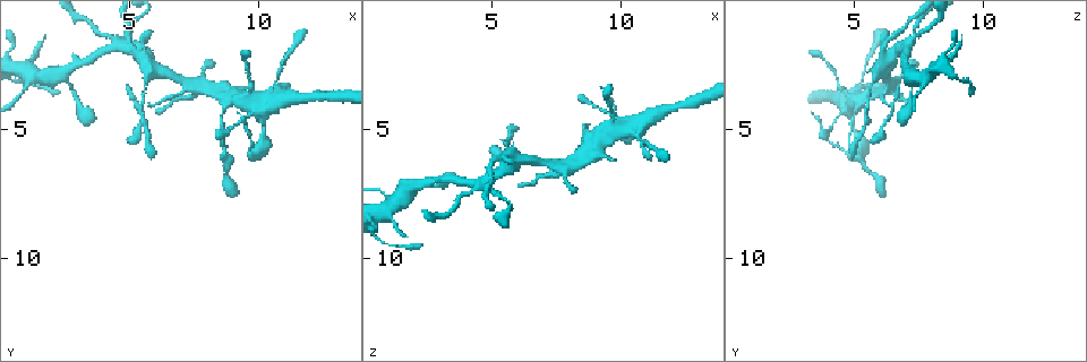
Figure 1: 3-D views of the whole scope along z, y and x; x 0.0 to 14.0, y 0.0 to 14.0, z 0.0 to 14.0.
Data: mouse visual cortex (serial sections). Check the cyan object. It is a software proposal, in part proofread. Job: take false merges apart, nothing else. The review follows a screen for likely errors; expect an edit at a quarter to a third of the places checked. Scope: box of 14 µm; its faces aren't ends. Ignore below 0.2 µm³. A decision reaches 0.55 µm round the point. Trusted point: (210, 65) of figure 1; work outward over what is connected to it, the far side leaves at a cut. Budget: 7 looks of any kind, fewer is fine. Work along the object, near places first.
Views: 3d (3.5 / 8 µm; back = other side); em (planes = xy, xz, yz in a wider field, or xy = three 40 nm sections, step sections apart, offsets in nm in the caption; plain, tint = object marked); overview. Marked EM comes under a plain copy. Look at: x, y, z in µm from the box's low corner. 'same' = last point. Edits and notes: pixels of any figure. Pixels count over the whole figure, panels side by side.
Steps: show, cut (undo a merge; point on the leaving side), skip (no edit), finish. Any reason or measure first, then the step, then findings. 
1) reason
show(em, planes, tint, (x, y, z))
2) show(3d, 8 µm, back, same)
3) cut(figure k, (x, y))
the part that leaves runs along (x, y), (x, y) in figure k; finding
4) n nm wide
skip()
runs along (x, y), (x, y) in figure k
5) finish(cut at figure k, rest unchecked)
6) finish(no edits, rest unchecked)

a narrow waist
show(3d, 3.5 µm, (8.7, 4.4, 5.0))

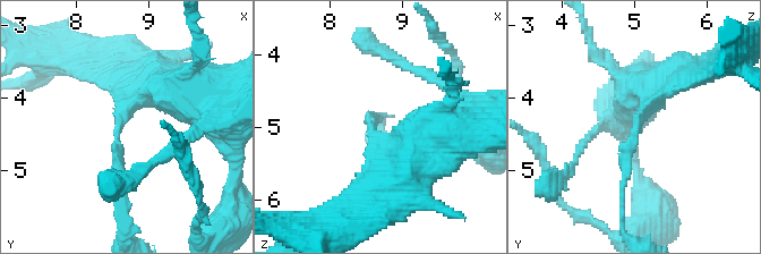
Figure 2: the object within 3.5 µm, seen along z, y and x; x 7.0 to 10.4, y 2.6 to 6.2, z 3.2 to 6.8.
arms of 150, 350 nm
show(em, xy, step 1, tint, (8.55, 4.40, 5.05))

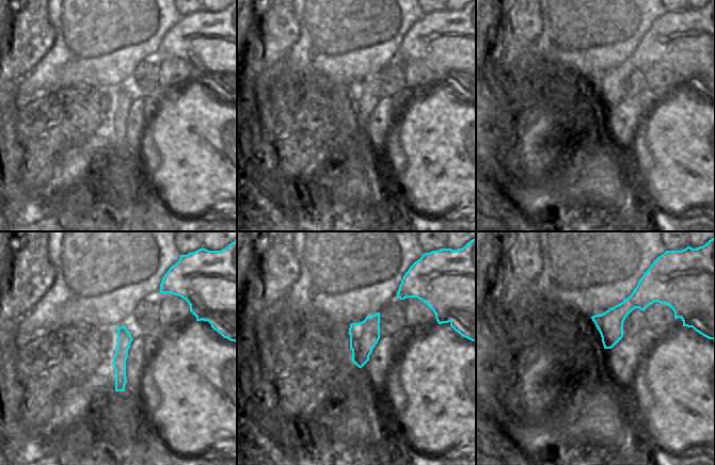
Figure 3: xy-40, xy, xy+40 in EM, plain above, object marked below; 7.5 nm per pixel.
another direction
show(em, xy, step 2, tint, same)

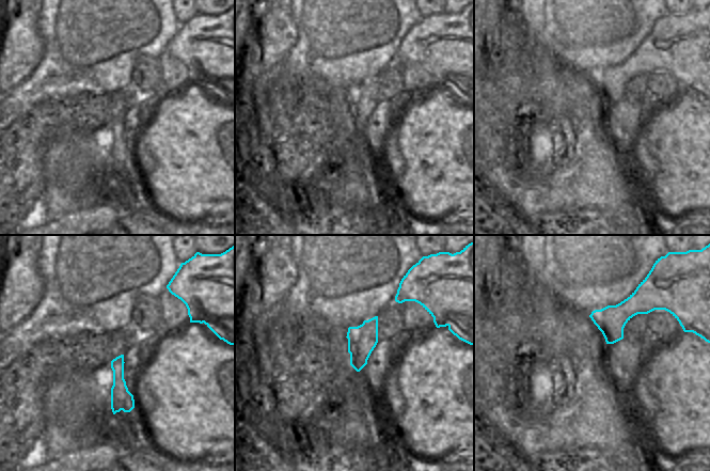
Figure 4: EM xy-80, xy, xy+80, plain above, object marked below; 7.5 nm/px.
skip()
runs along (667, 77), (638, 119), (626, 158), (624, 206) in figure 2; continuous, no second cell

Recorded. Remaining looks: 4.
arms part here
show(3d, 8 µm, (6.0, 2.8, 6.2))

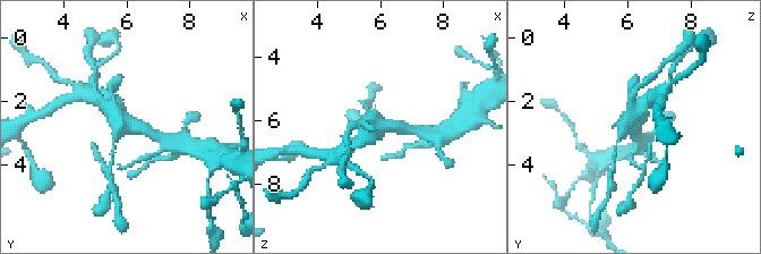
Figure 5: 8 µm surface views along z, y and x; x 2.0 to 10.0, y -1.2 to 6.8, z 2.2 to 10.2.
zoom in
show(3d, 3.5 µm, (6.1, 2.8, 6.2))

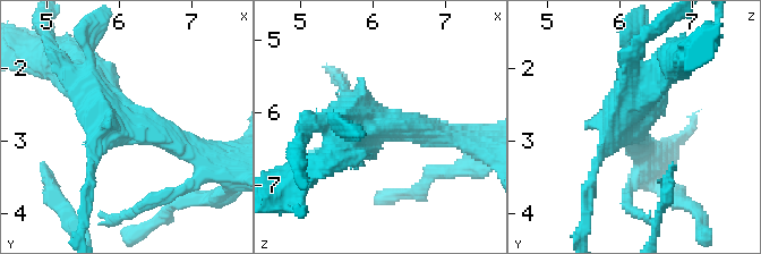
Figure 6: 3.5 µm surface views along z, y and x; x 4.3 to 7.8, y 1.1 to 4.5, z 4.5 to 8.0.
now the EM
show(em, planes, tint, (6.00, 2.75, 6.20))

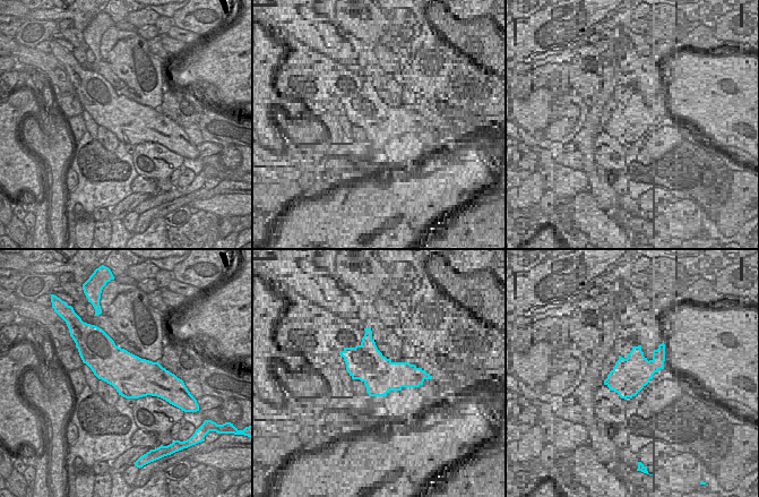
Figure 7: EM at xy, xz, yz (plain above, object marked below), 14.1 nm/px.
cut(figure 6, (609, 150))
the part that leaves runs along (125, 124), (73, 61), (51, 54) in figure 6; a second cell is stuck on

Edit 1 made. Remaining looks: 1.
finish(cut at figure 6, rest unchecked)

